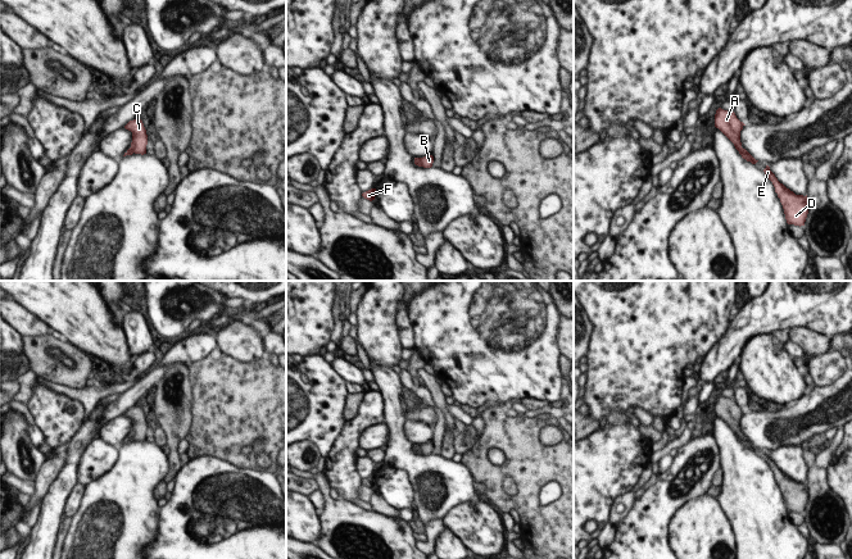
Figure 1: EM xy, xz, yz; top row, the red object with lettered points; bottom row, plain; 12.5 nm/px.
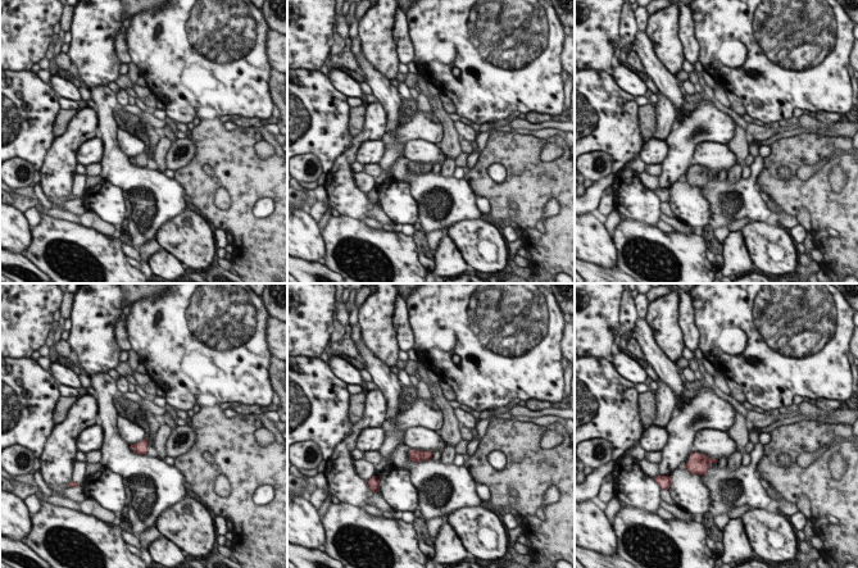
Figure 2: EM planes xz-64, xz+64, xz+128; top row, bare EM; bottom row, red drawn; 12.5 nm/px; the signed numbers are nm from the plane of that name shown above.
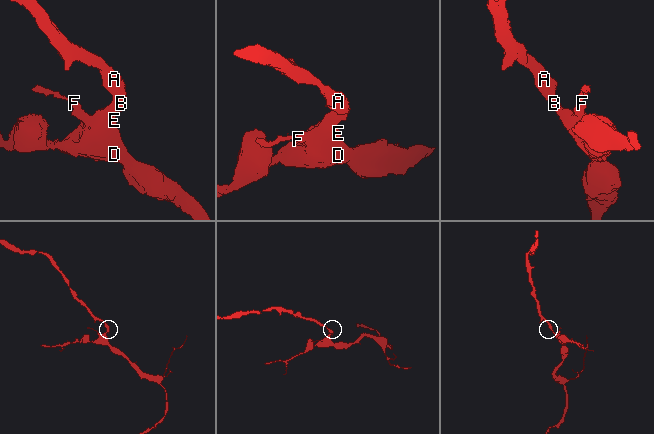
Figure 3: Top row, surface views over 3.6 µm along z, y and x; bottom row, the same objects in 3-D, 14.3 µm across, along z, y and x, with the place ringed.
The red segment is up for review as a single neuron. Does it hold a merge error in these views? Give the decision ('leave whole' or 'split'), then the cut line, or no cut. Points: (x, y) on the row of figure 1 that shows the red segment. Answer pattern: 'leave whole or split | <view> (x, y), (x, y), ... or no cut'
leave whole | no cut

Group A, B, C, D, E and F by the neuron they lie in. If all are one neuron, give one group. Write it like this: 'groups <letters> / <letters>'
groups A B C D E F

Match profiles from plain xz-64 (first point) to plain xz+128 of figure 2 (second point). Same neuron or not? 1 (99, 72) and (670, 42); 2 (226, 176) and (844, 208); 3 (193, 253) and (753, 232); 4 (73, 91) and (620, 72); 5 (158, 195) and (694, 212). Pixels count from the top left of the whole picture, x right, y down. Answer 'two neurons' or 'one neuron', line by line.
1: one neuron
2: one neuron
3: one neuron
4: one neuron
5: two neurons

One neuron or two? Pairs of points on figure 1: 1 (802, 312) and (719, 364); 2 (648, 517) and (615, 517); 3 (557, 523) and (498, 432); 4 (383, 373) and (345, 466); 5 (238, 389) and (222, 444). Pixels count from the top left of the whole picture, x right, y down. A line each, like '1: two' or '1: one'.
1: one
2: two
3: one
4: two
5: one

